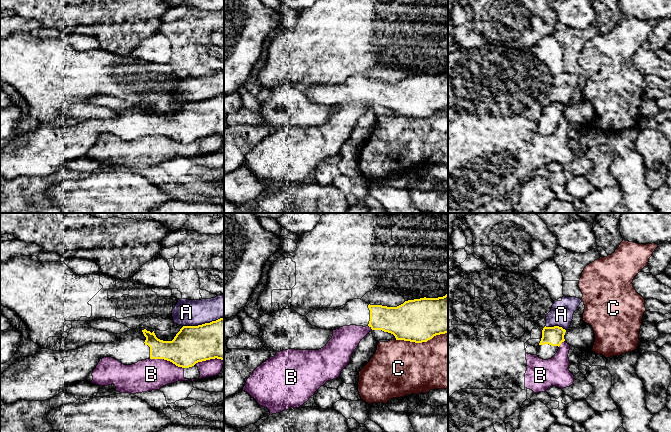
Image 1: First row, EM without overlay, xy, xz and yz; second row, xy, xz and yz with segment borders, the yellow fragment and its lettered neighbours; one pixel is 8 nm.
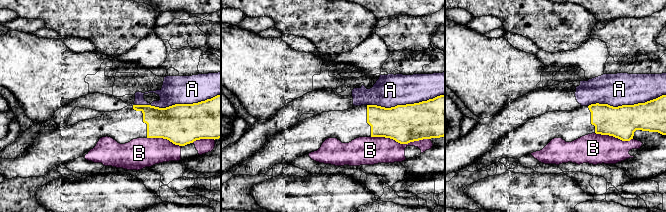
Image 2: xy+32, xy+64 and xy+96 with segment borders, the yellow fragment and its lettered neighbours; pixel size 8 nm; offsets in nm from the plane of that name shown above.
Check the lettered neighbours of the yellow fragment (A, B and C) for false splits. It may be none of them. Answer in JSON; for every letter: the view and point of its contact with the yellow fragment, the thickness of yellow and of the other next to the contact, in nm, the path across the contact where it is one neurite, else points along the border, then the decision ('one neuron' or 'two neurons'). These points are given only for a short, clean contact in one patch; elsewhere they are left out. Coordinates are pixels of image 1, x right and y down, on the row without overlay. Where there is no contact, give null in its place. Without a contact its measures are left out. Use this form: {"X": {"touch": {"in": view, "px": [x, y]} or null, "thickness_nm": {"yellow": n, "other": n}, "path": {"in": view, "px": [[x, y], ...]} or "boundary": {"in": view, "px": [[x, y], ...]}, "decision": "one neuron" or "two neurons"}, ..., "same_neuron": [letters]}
{"A": {"touch": {"in": "xy", "px": [203, 100]}, "thickness_nm": {"yellow": 320, "other": 220}, "decision": "two neurons"}, "B": {"touch": {"in": "xy", "px": [167, 136]}, "thickness_nm": {"yellow": 300, "other": 260}, "decision": "two neurons"}, "C": {"touch": {"in": "xz", "px": [421, 118]}, "thickness_nm": {"yellow": 340, "other": 440}, "decision": "two neurons"}, "same_neuron": []}

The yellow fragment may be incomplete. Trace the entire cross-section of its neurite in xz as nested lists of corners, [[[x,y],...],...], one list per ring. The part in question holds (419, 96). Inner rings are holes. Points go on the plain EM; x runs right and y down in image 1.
[[[448,70],[438,74],[420,74],[405,77],[397,83],[370,81],[361,75],[353,75],[336,84],[316,84],[305,92],[312,102],[336,106],[343,102],[369,102],[372,106],[391,109],[396,116],[415,119],[427,118],[436,111],[448,109]]]

